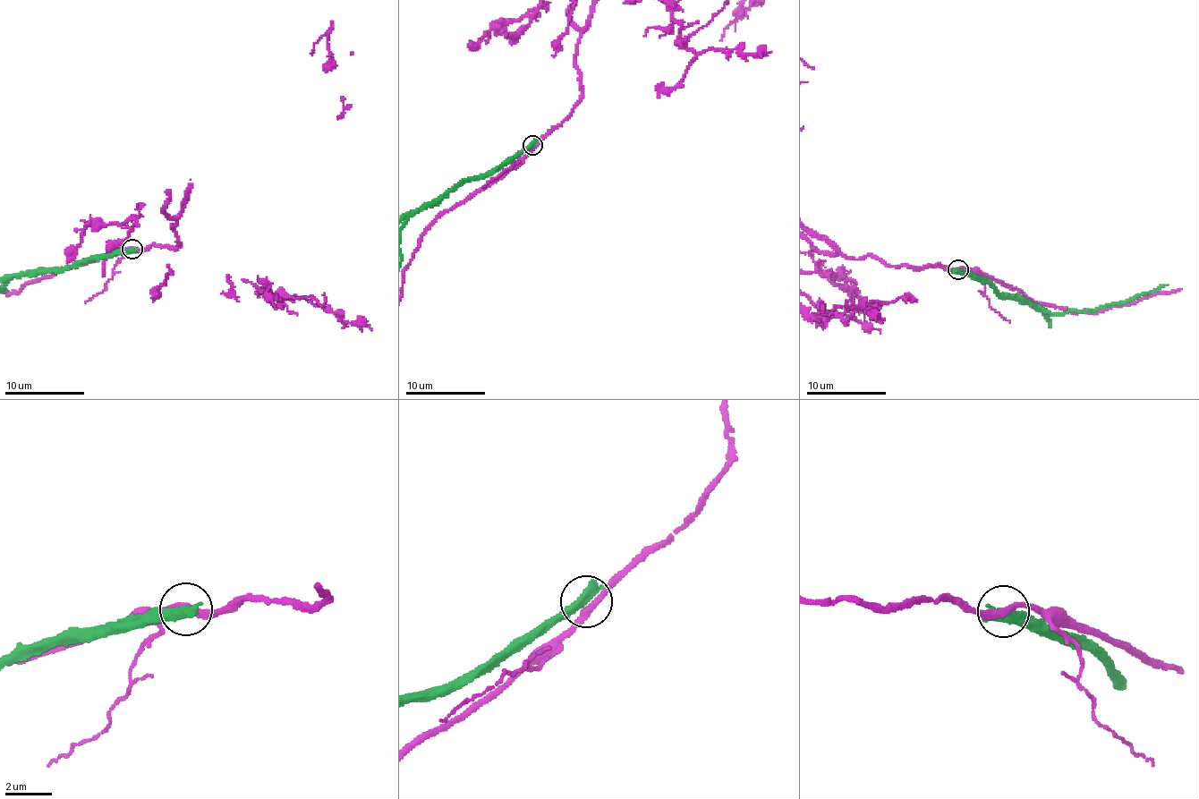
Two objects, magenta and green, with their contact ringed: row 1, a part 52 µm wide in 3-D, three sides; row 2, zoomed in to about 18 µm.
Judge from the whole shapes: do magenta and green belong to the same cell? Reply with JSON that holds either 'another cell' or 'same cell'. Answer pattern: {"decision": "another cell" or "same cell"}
{"decision": "another cell"}

